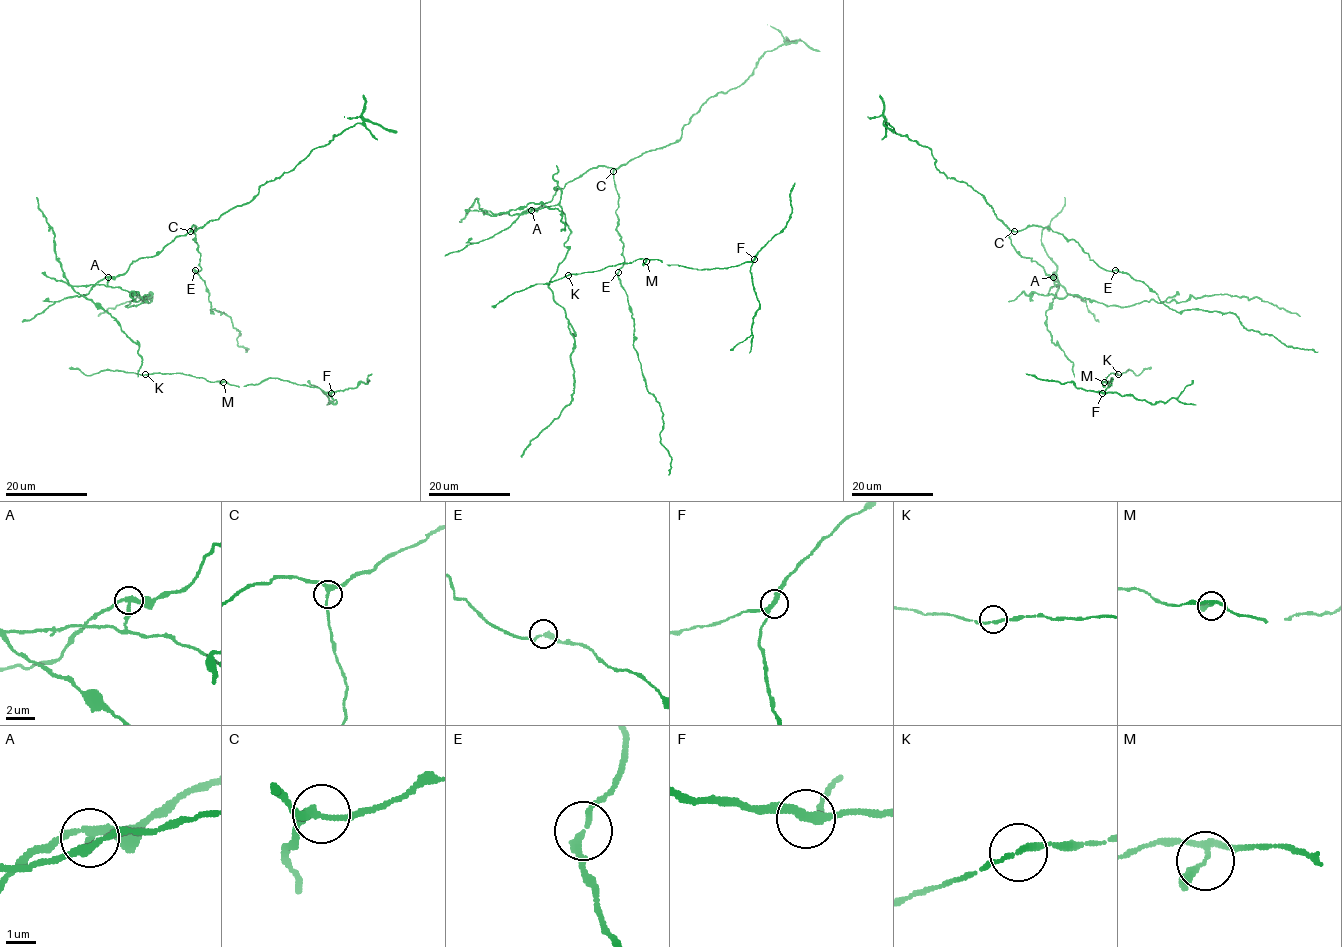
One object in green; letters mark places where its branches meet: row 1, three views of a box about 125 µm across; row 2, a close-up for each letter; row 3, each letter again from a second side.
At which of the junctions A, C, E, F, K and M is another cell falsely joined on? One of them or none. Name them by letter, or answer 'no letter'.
A

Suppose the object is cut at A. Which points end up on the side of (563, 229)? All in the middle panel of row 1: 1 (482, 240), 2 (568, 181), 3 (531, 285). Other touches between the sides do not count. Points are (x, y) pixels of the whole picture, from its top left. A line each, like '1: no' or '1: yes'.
1: no
2: no
3: no

